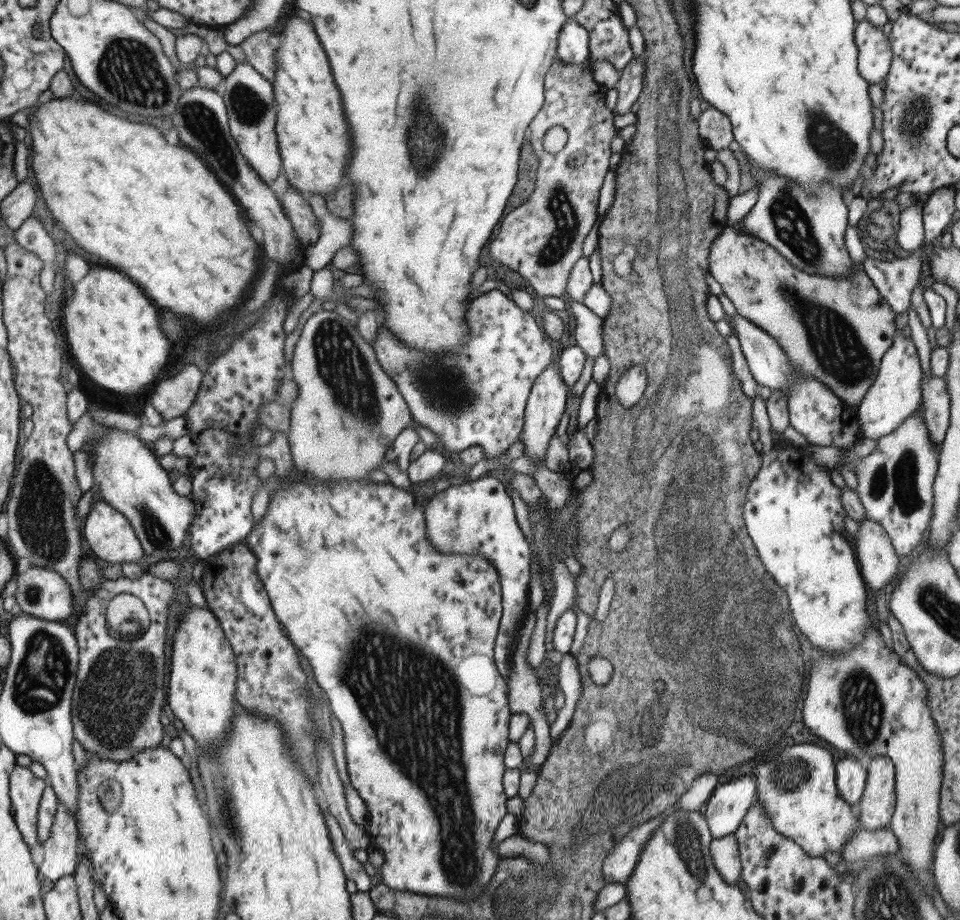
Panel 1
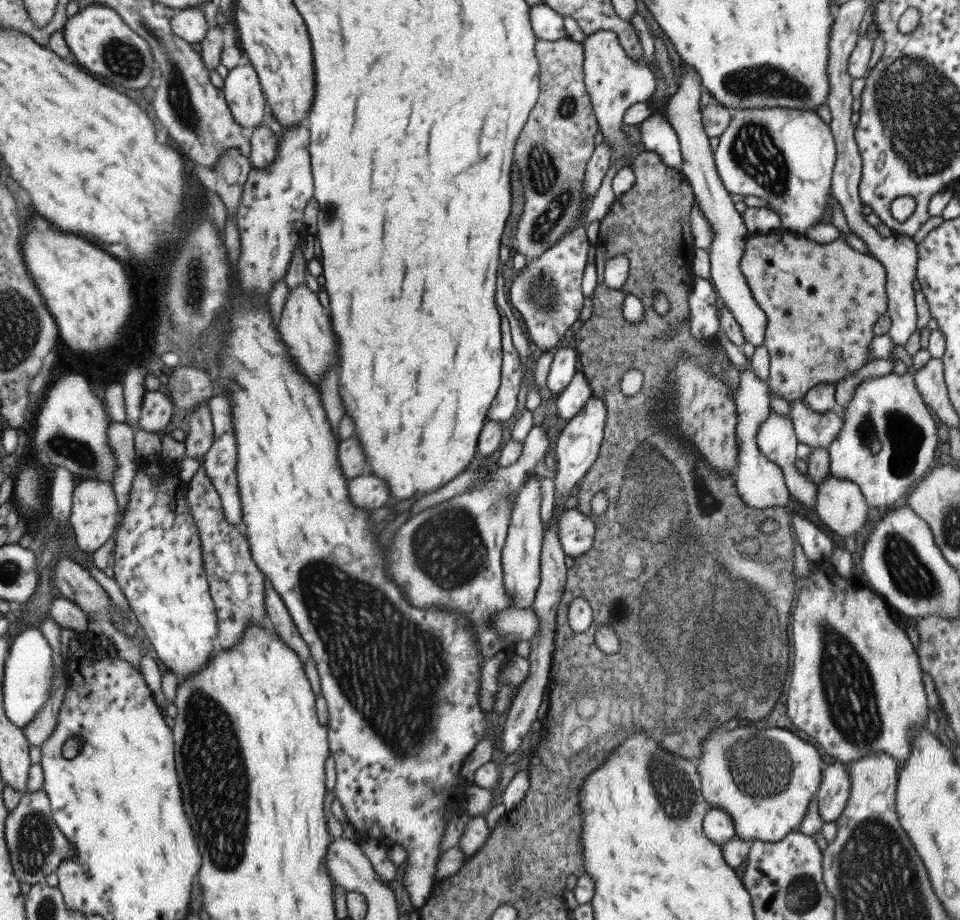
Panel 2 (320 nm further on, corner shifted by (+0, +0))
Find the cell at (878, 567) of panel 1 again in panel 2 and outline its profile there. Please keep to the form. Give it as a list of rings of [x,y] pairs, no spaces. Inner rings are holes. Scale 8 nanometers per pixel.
[[[829,473],[816,484],[814,511],[819,520],[844,539],[865,526],[868,506],[859,487],[850,480]]]

